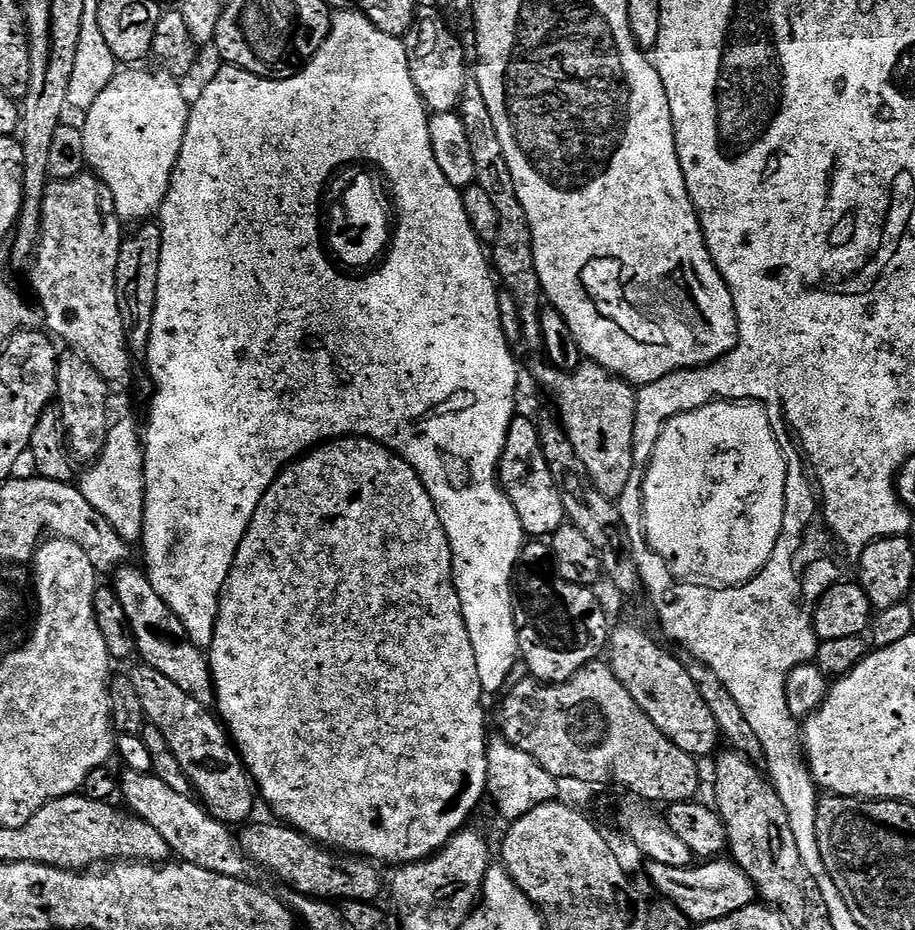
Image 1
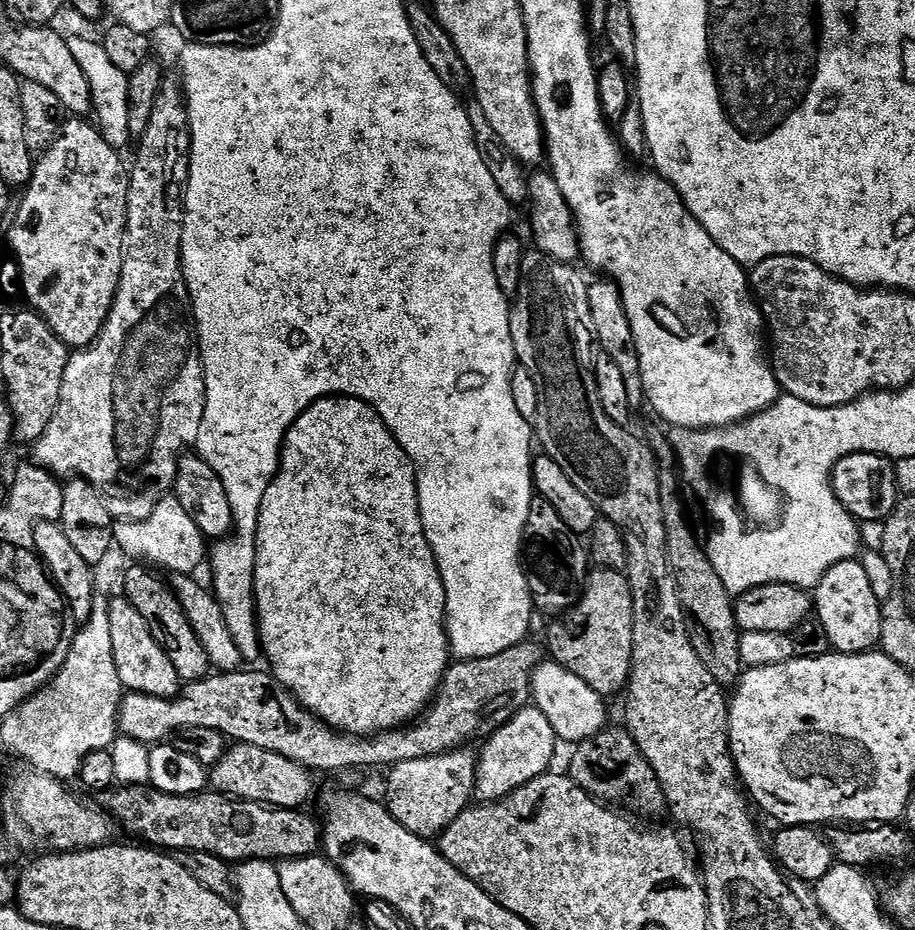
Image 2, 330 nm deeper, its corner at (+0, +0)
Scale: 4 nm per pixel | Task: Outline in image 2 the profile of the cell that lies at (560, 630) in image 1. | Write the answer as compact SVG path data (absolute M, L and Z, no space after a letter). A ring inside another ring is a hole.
M533 499L528 521L524 527L524 547L520 550L524 561L524 573L532 603L544 612L563 614L580 603L580 596L588 584L590 575L590 553L585 541L558 518L558 510L550 502Z

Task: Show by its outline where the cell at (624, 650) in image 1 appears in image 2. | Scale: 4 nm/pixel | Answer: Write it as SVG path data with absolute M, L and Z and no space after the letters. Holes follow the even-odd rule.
M596 568L588 577L580 603L553 620L556 621L548 628L546 648L555 663L570 670L570 674L578 674L586 686L602 697L611 698L615 692L623 693L627 689L628 679L632 677L632 591L625 573Z

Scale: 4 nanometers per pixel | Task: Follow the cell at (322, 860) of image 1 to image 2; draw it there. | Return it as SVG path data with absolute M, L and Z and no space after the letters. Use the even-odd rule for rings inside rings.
M467 747L455 748L452 752L443 752L430 758L414 758L391 765L389 772L392 773L388 776L386 807L396 821L402 826L406 826L406 830L410 830L410 834L418 834L423 840L429 842L435 841L448 829L450 822L454 822L454 818L461 816L473 803L476 795L478 756L475 751L468 751L472 750Z

